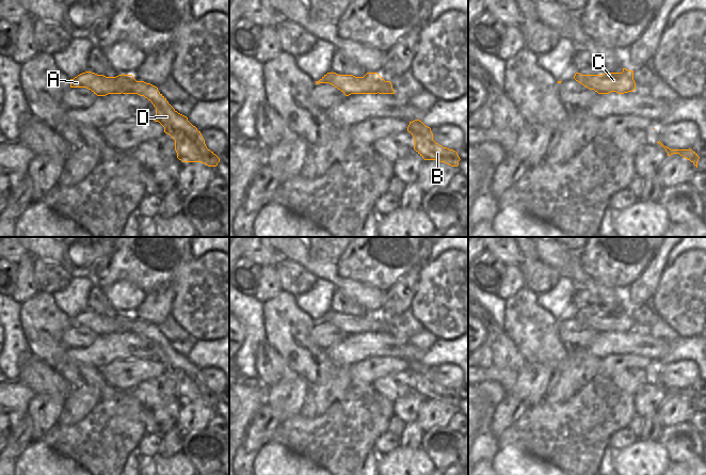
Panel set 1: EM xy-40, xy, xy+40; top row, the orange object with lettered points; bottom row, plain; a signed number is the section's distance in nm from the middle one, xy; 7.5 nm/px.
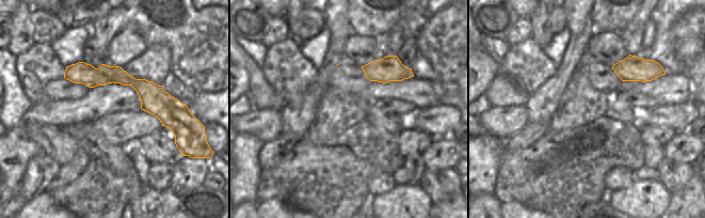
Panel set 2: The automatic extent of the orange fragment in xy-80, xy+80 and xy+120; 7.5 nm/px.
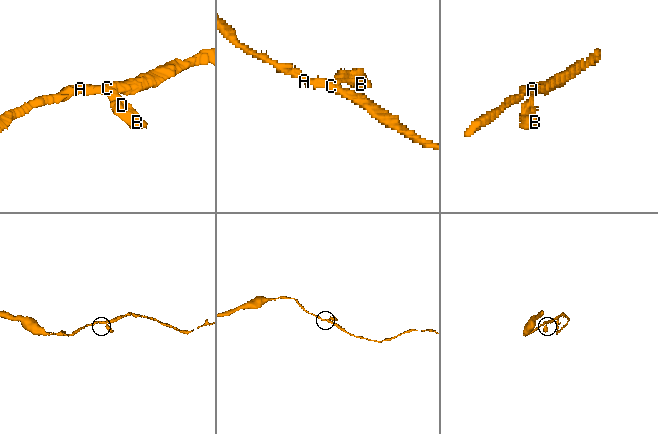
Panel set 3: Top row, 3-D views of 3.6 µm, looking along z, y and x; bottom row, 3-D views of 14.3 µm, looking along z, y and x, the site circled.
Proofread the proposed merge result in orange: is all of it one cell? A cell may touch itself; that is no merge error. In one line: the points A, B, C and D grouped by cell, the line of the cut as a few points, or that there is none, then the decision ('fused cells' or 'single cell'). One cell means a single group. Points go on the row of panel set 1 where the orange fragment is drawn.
A C / B D | xy-40 (135, 80), (126, 80), (123, 93) | fused cells

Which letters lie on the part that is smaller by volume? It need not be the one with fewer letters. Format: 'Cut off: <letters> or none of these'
Cut off: B, D

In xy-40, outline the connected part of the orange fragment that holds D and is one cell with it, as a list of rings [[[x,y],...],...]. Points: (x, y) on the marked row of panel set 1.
[[[125,81],[123,94],[138,94],[151,101],[156,108],[155,122],[164,127],[164,132],[175,140],[177,158],[182,162],[202,162],[216,167],[220,158],[207,148],[205,140],[188,117],[178,113],[158,91],[158,88],[144,81]]]

